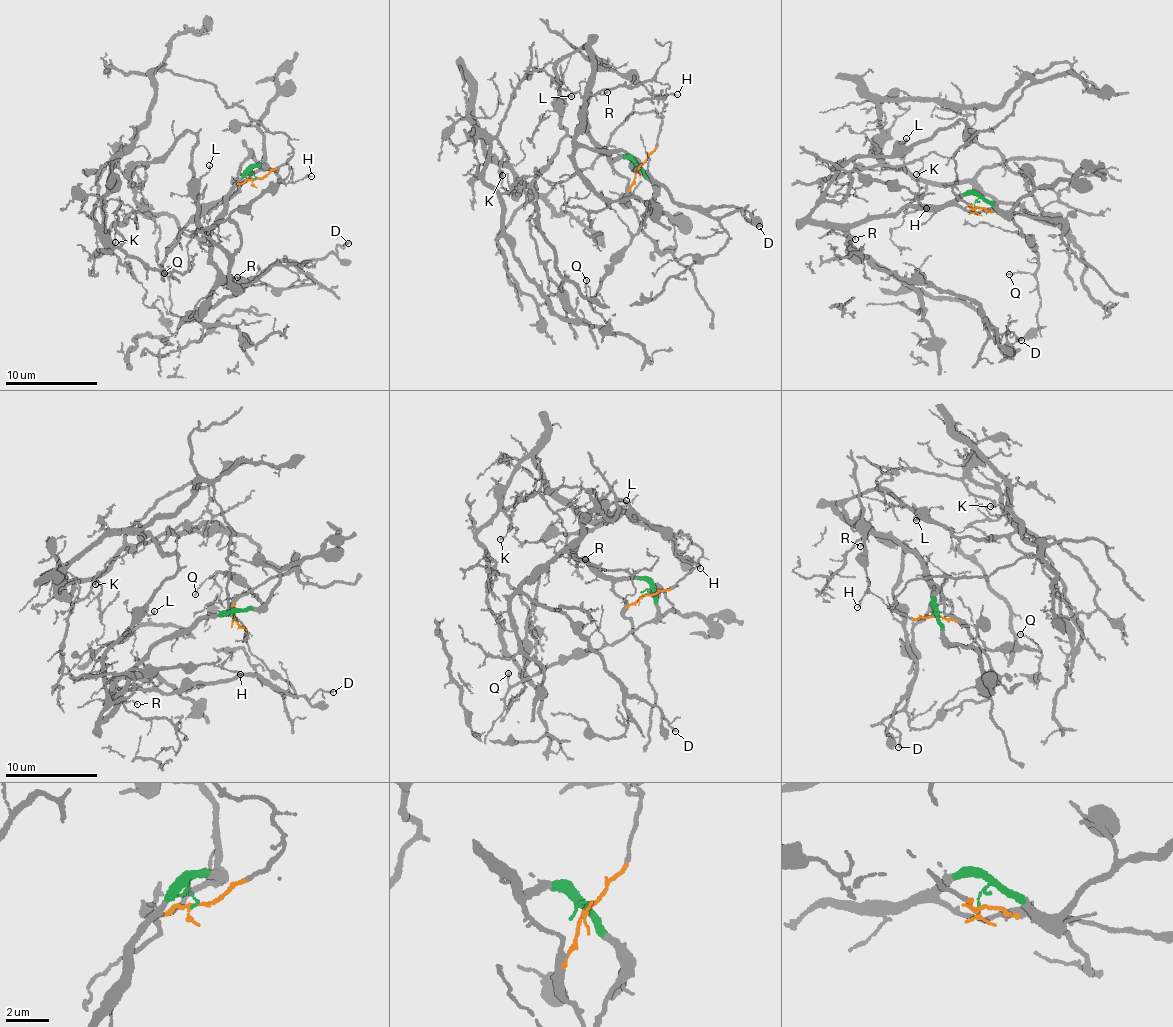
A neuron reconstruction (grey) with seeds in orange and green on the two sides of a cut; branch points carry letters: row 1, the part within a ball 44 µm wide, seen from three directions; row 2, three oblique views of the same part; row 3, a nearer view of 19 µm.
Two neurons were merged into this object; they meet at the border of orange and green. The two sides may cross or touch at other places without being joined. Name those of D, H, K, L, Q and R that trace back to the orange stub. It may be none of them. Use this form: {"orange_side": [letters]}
{"orange_side": ["K"]}

